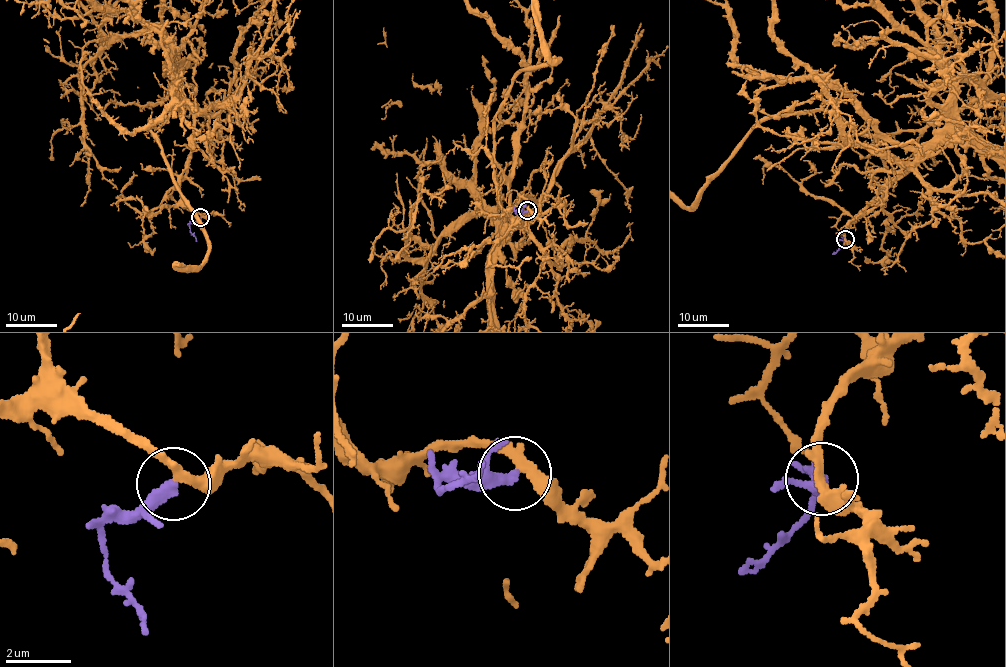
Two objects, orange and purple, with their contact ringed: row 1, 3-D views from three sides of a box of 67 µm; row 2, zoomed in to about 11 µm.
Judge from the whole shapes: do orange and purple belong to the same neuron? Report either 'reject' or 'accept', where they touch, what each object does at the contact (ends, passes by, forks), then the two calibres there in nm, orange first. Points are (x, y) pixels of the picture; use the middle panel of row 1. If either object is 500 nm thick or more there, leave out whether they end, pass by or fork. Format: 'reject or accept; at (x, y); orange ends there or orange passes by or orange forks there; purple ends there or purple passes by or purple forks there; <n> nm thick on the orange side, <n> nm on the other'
accept; at (527, 210); orange passes by; purple ends there; 280 nm thick on the orange side, 320 nm on the other

